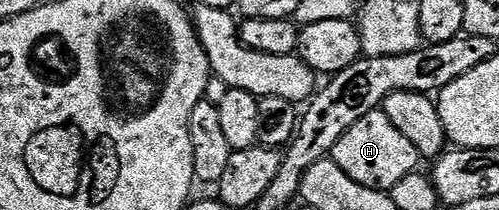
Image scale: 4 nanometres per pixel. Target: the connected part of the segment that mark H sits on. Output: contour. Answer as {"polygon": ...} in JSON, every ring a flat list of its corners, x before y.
{"polygon":[[383,109,362,116,362,120,358,120,354,128,334,144,330,157,342,172,346,172,346,176,350,176,350,180,385,192,392,191,406,176,417,173,419,166,416,165,422,162,418,148,414,148,414,144,410,144,394,124,390,124,390,116,386,116]]}

